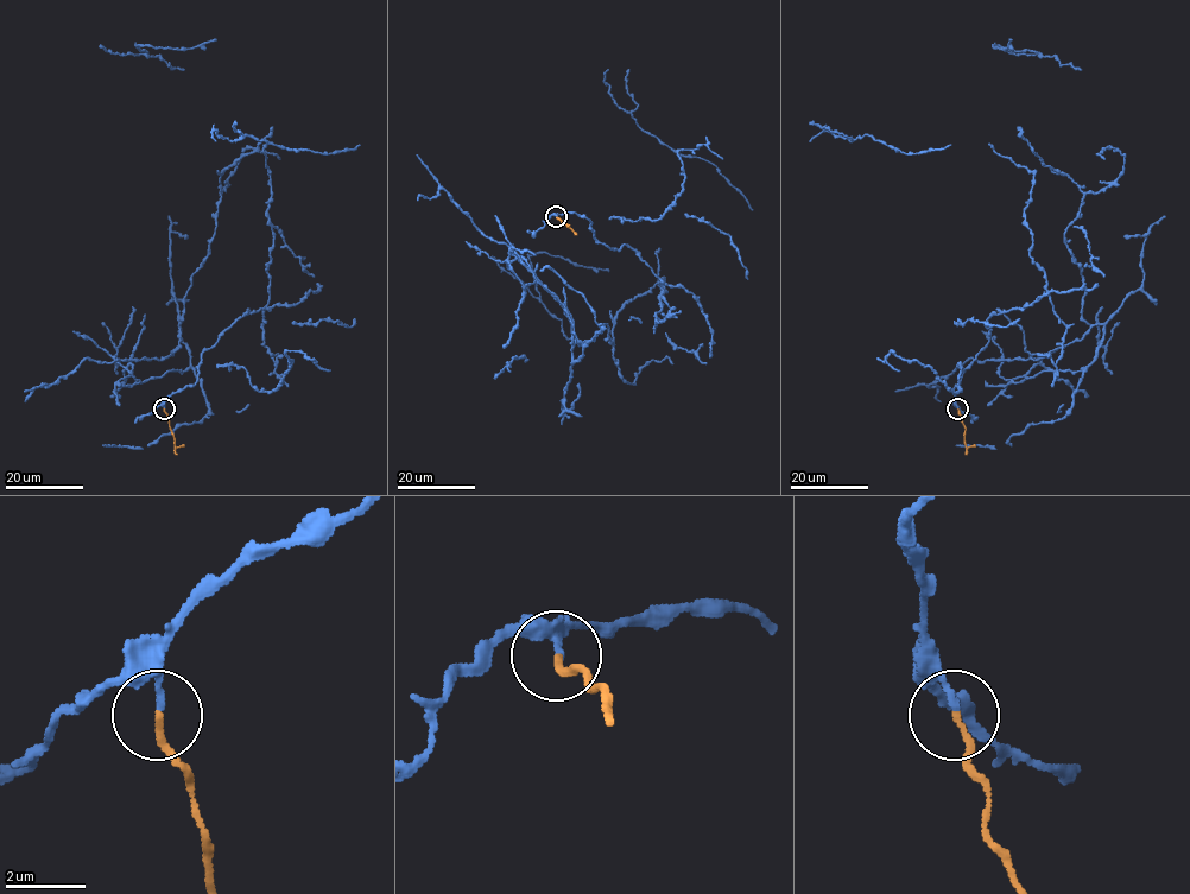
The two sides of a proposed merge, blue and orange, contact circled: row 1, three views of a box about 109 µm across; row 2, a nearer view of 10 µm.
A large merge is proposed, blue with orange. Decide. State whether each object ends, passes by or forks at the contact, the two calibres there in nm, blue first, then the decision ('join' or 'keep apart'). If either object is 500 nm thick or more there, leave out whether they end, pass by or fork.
blue ends there; orange ends there; 150 nm thick on the blue side, 160 nm on the other; keep apart

